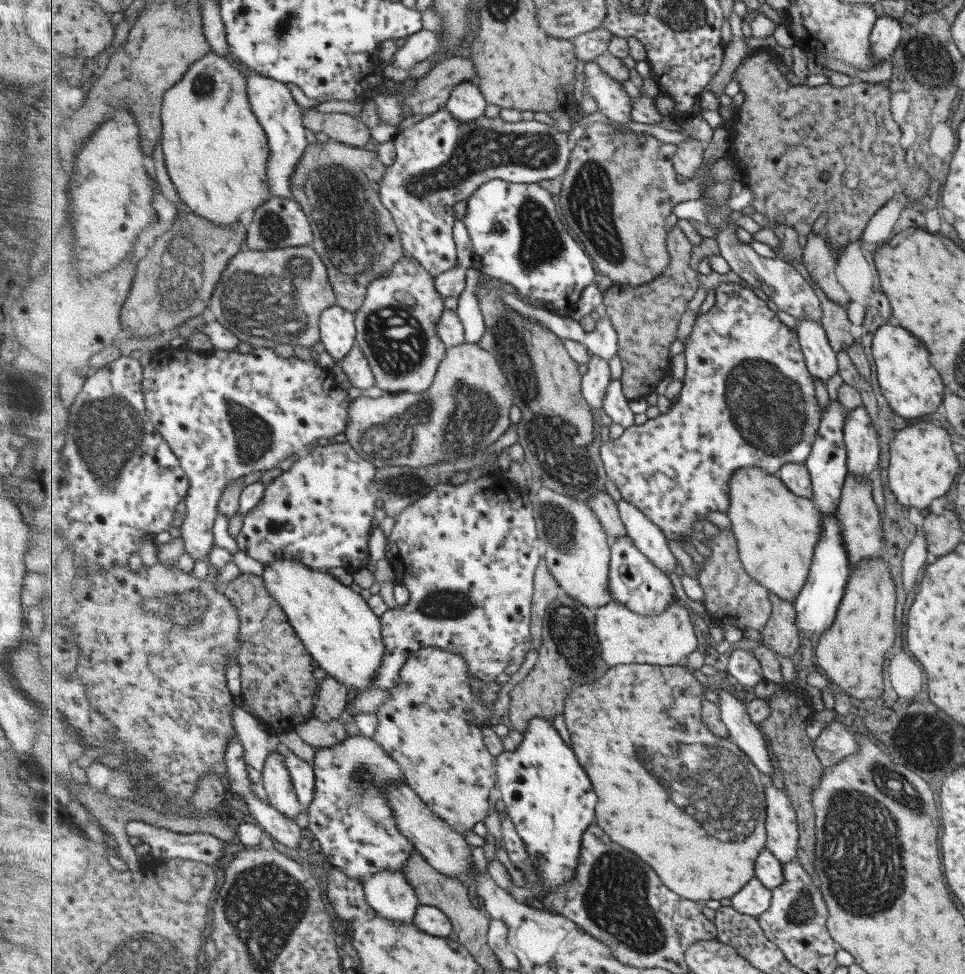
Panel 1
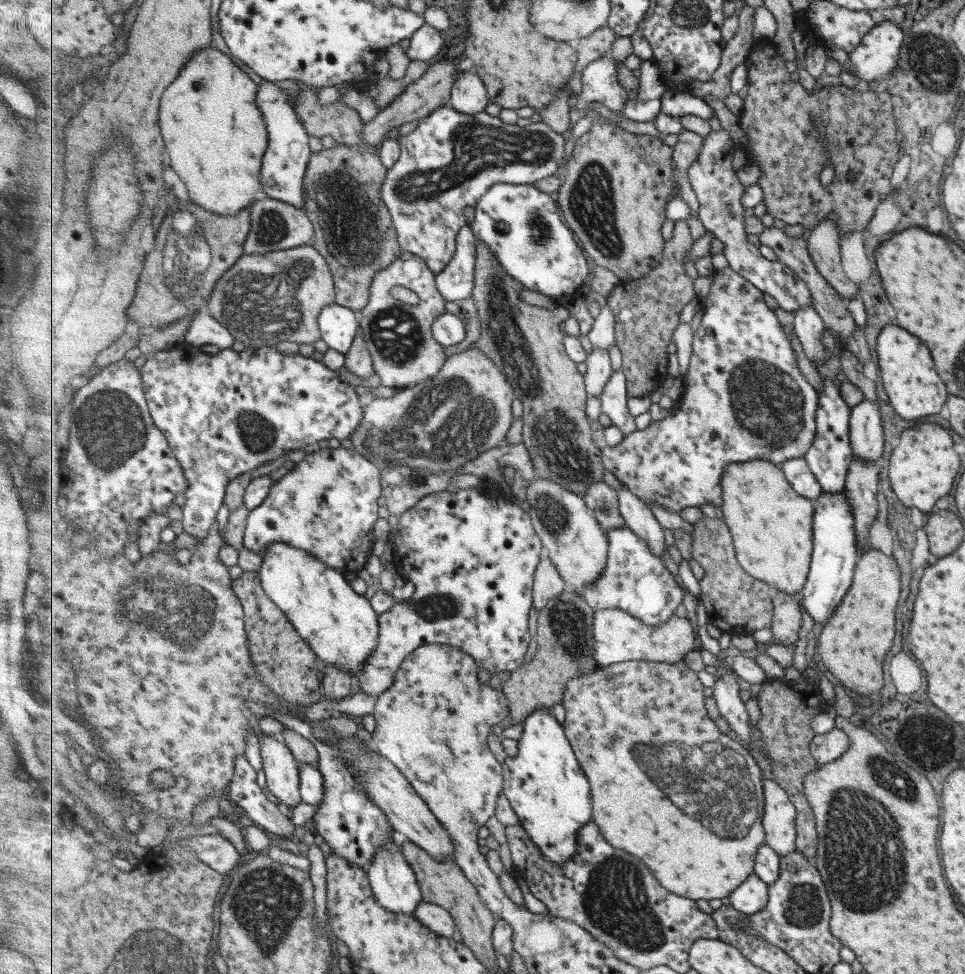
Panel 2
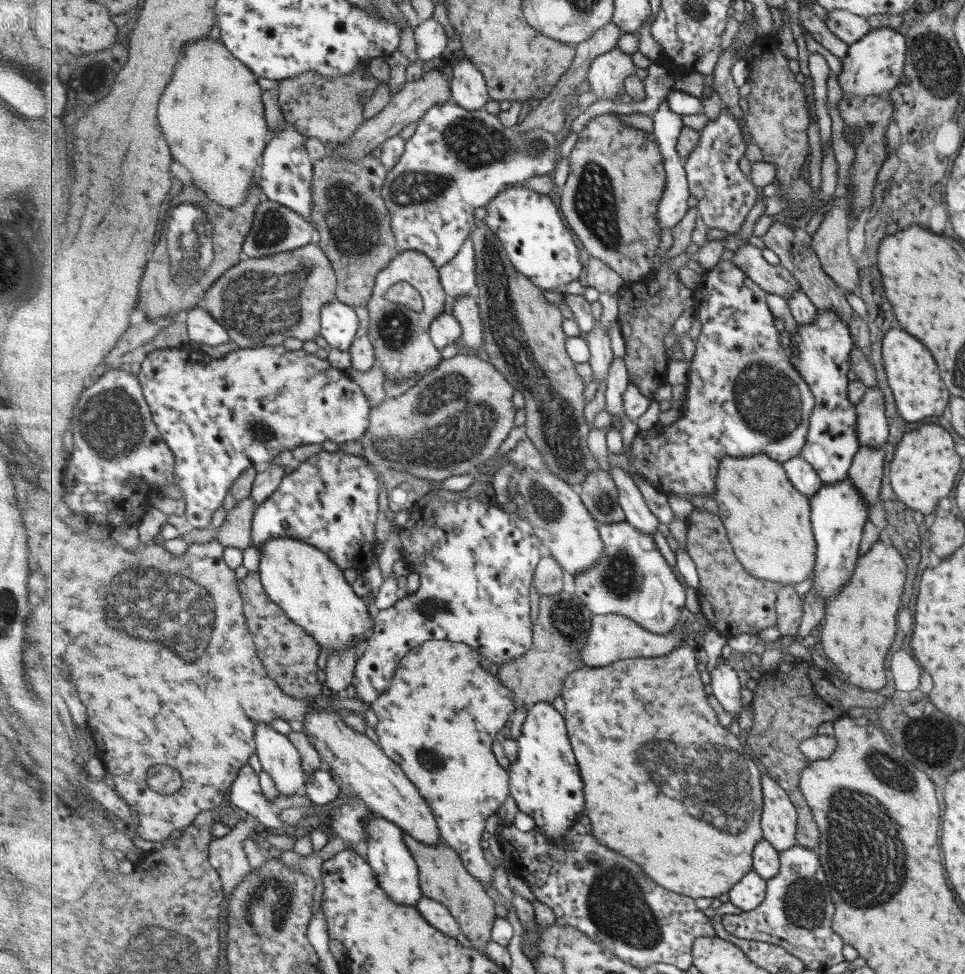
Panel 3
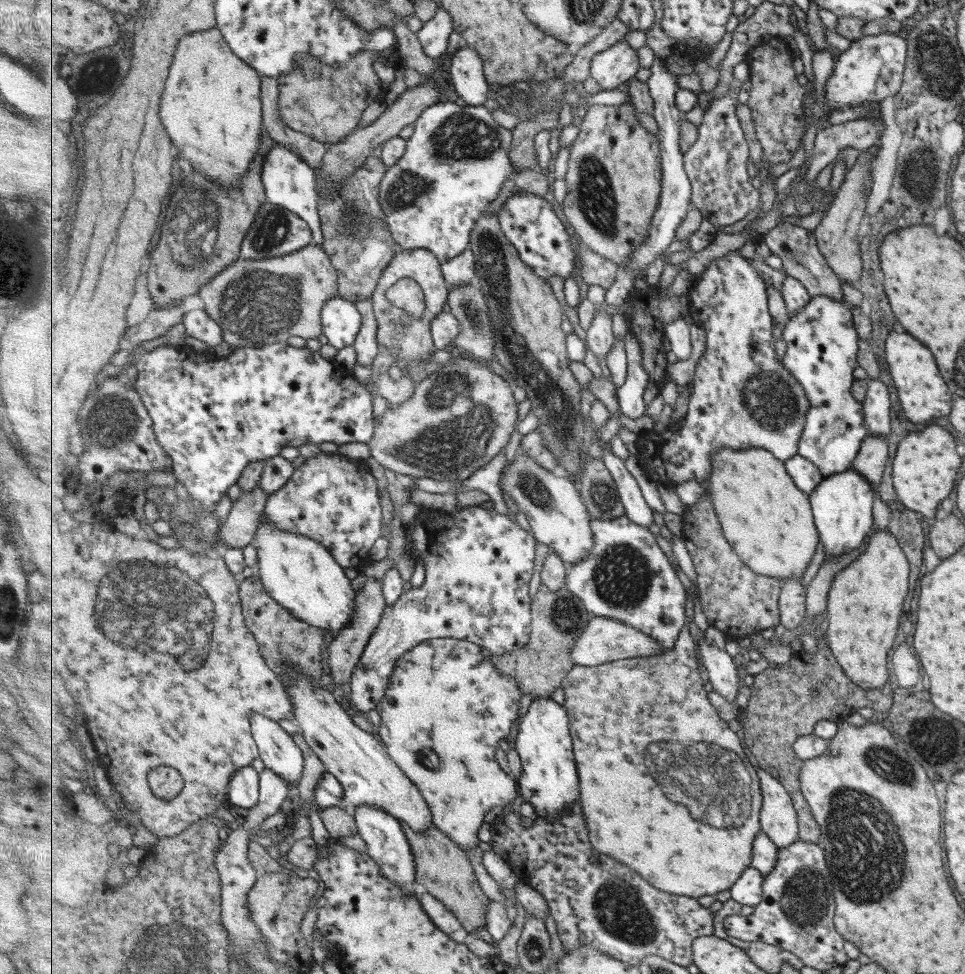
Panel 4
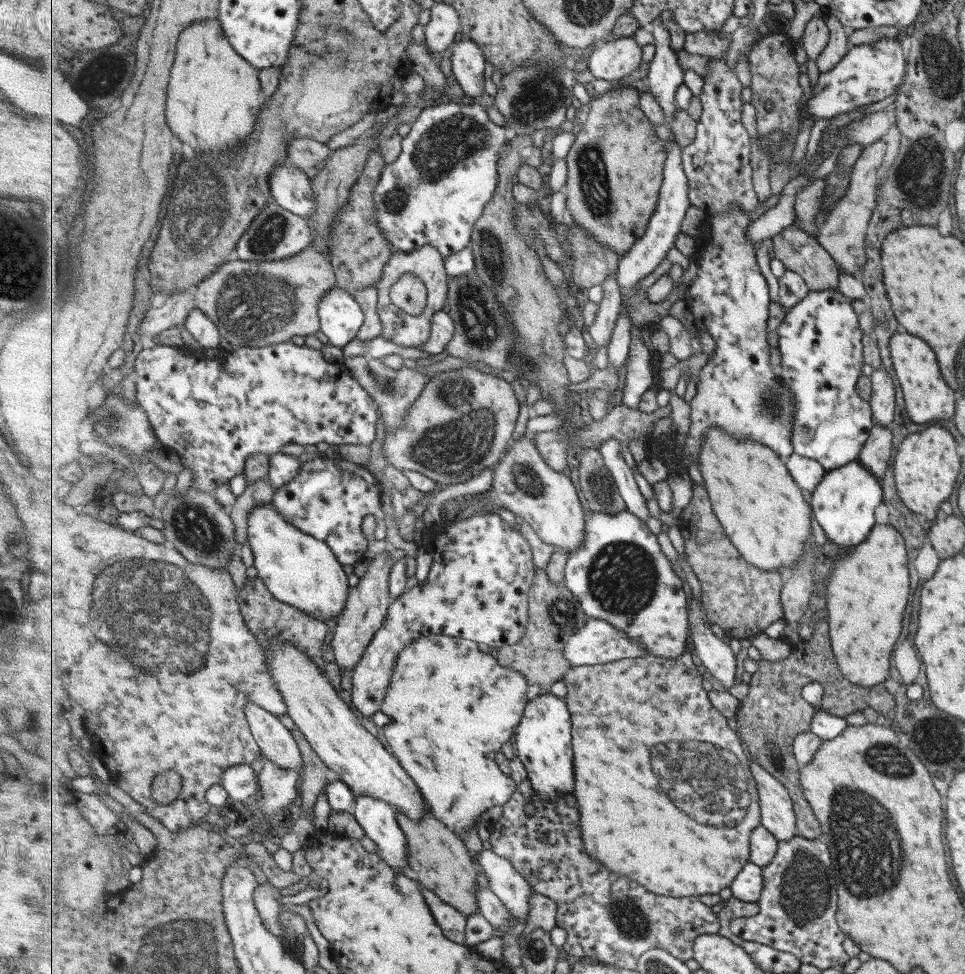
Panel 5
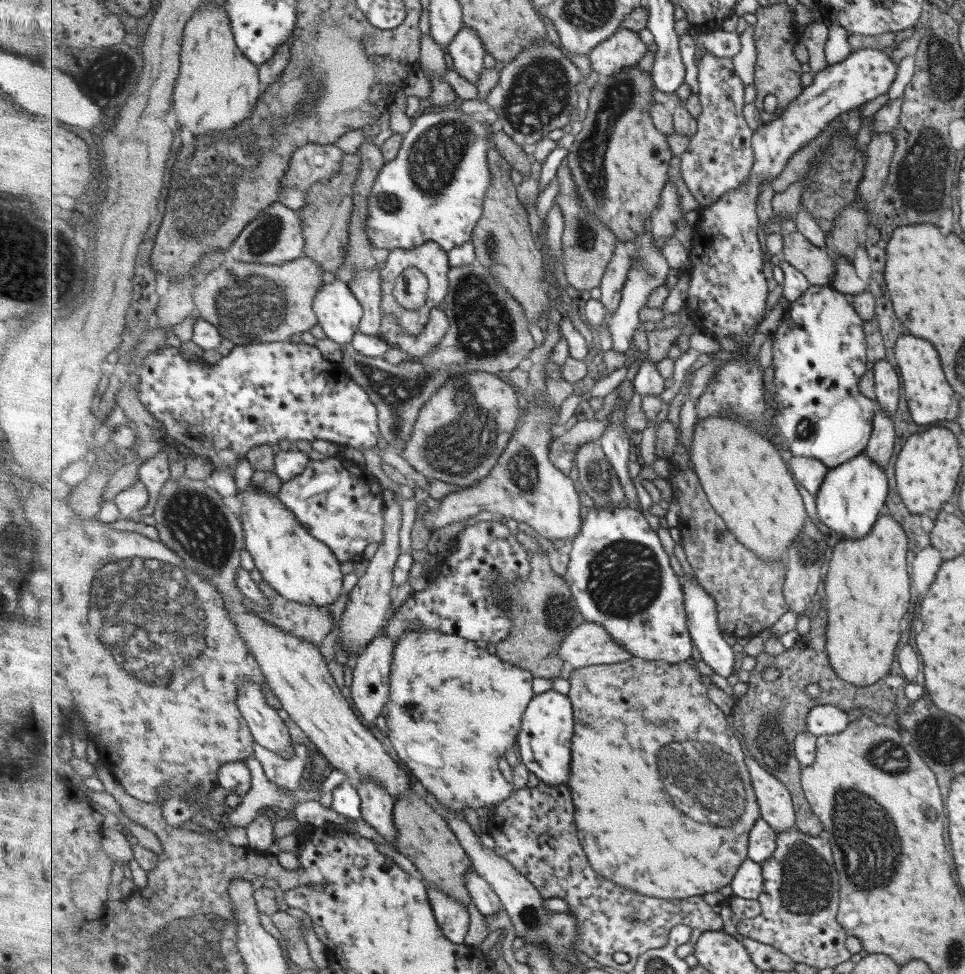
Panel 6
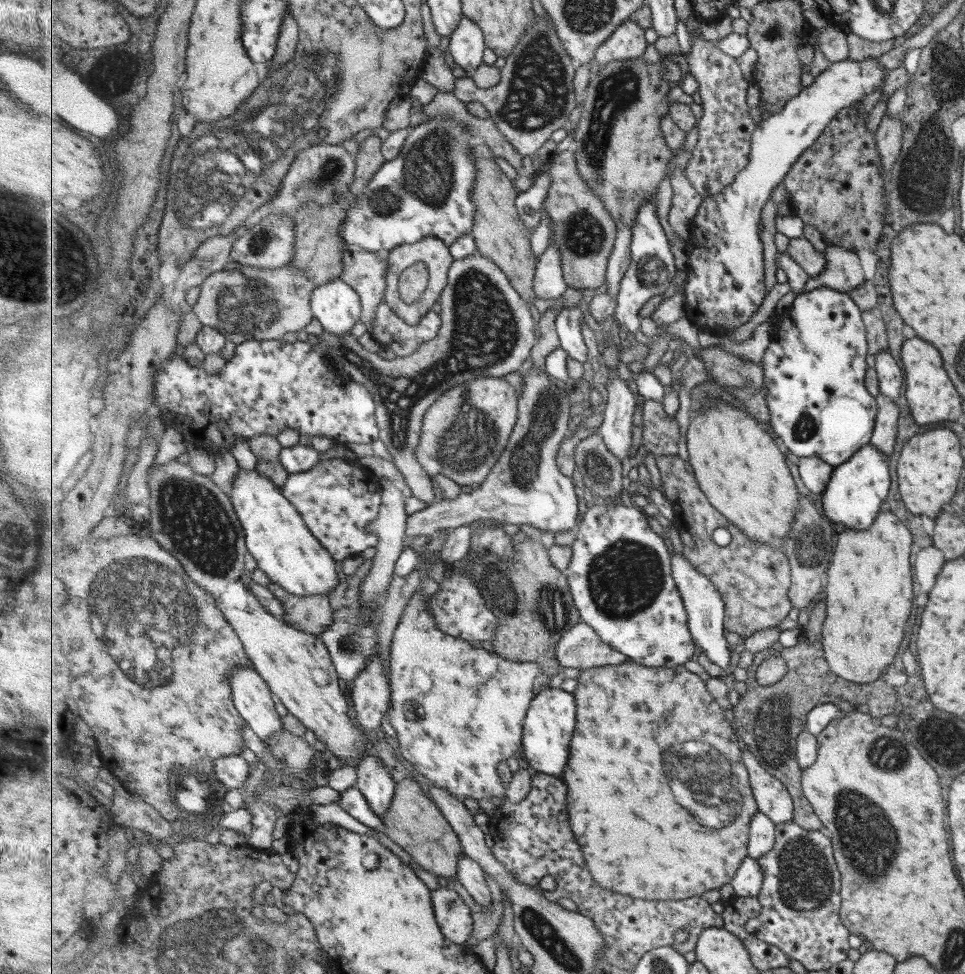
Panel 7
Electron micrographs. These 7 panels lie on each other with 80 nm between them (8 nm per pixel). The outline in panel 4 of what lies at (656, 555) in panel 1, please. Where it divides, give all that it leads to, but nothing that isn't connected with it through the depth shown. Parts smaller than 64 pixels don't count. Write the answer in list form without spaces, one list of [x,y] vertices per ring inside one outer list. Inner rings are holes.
[[[604,446],[602,458],[615,479],[619,496],[626,509],[626,516],[640,525],[649,526],[653,524],[653,520],[655,520],[653,518],[654,512],[651,510],[651,506],[645,502],[635,476],[627,470],[625,459],[615,456],[613,450],[608,446]]]

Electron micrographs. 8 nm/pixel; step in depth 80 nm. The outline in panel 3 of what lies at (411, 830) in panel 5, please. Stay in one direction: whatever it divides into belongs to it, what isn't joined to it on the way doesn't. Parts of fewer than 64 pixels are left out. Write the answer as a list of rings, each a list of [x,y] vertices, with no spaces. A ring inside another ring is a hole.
[[[409,833],[404,835],[409,852],[415,858],[420,872],[420,886],[424,897],[443,903],[453,914],[460,925],[462,934],[473,944],[474,948],[484,952],[487,941],[492,940],[493,928],[496,922],[495,902],[489,898],[481,882],[469,872],[451,845],[446,842],[442,845],[429,846]]]

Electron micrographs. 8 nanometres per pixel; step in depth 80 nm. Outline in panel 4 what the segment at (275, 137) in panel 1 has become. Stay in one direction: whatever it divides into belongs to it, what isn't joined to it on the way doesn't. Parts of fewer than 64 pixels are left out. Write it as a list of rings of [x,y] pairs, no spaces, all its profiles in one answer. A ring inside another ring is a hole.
[[[278,144],[270,150],[268,159],[263,167],[263,182],[268,196],[268,202],[273,203],[297,214],[306,220],[314,234],[314,244],[323,246],[324,231],[320,217],[320,194],[316,182],[317,171],[309,163],[305,162],[290,146]]]

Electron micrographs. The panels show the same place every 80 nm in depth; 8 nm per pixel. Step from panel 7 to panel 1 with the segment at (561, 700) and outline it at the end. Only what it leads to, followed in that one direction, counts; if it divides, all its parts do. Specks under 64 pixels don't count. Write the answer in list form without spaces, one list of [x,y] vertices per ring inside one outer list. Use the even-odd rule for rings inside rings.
[[[546,718],[533,719],[524,733],[523,742],[515,752],[506,750],[496,757],[496,769],[498,772],[498,789],[506,810],[517,825],[520,837],[525,841],[529,860],[533,862],[533,868],[539,873],[541,883],[539,887],[531,885],[524,880],[523,886],[511,887],[511,896],[520,903],[531,904],[531,901],[539,900],[545,890],[553,890],[557,886],[563,886],[571,882],[577,876],[577,868],[581,862],[581,850],[586,830],[595,822],[595,806],[597,806],[597,794],[595,788],[583,770],[580,759],[576,757],[574,749],[567,746],[567,742],[561,738],[559,730]]]

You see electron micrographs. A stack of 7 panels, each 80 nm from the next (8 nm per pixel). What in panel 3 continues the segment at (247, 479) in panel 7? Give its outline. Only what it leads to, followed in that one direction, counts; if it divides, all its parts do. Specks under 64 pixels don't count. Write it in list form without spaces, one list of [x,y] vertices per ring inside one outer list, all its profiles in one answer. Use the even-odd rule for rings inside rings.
[[[279,537],[269,539],[261,553],[258,574],[266,593],[289,618],[318,640],[328,656],[351,650],[351,647],[364,649],[375,624],[375,614],[371,614],[365,597],[353,592],[343,569],[324,550],[298,538]]]

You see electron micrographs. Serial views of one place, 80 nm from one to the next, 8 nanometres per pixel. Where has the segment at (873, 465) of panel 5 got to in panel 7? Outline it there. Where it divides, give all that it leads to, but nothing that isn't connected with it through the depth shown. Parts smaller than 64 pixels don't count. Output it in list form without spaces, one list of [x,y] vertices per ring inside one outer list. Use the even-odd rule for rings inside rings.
[[[879,394],[874,398],[877,414],[875,415],[871,441],[869,445],[877,447],[887,458],[895,444],[895,426],[897,422],[897,405],[889,398]]]

